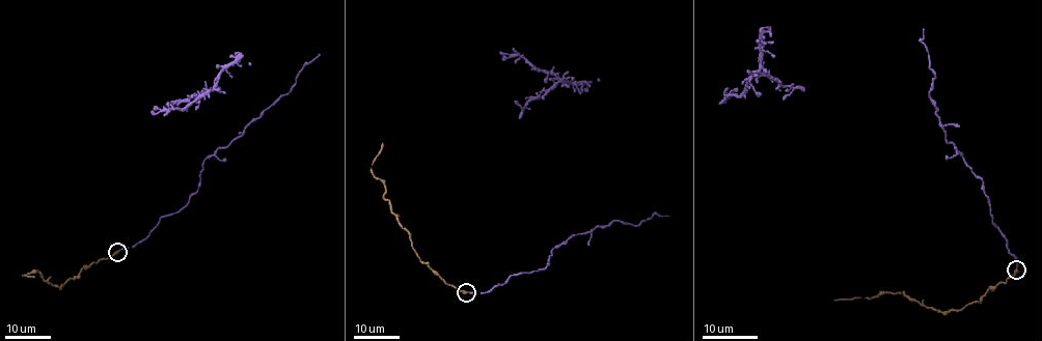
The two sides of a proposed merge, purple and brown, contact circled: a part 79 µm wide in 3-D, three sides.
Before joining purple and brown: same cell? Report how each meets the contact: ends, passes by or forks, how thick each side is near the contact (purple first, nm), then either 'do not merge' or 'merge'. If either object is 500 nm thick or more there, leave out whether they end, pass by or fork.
purple ends; brown ends; calibres 80 and 400 nm; merge

